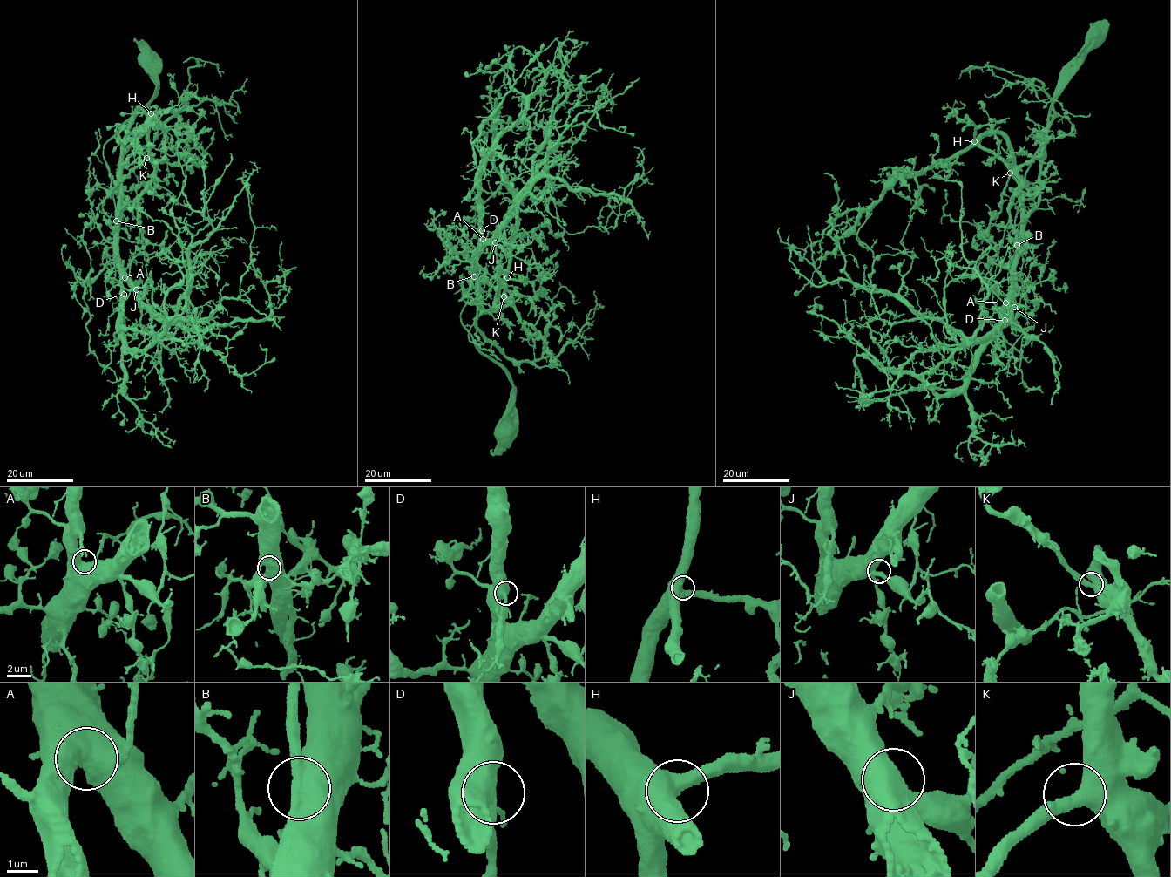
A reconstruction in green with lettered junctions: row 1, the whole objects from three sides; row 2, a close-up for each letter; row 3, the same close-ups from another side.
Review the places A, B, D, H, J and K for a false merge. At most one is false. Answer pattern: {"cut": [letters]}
{"cut": []}

